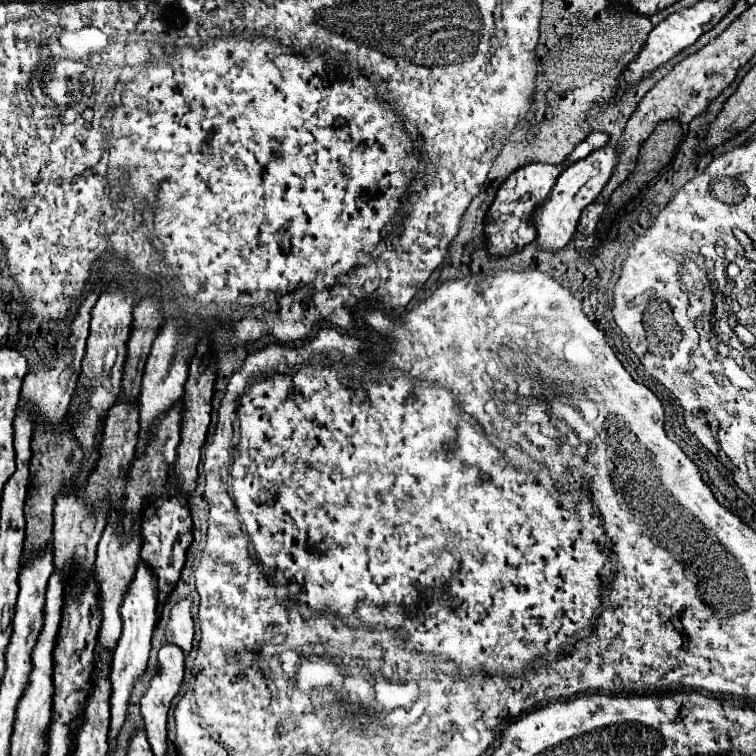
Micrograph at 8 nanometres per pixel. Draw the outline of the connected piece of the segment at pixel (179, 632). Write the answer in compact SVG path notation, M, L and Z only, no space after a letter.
M181 599L173 611L171 611L171 619L165 631L165 637L169 643L181 647L181 651L185 655L189 655L191 647L193 647L193 621L191 621L191 601L189 599Z

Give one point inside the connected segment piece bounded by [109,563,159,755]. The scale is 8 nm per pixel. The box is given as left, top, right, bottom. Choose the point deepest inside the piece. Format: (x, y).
(138, 611)

